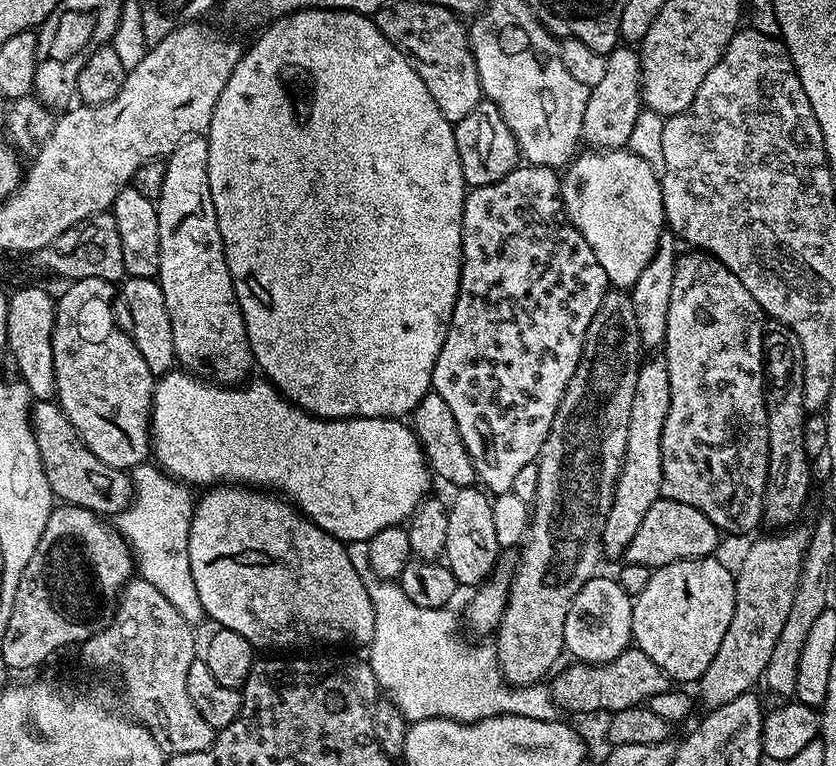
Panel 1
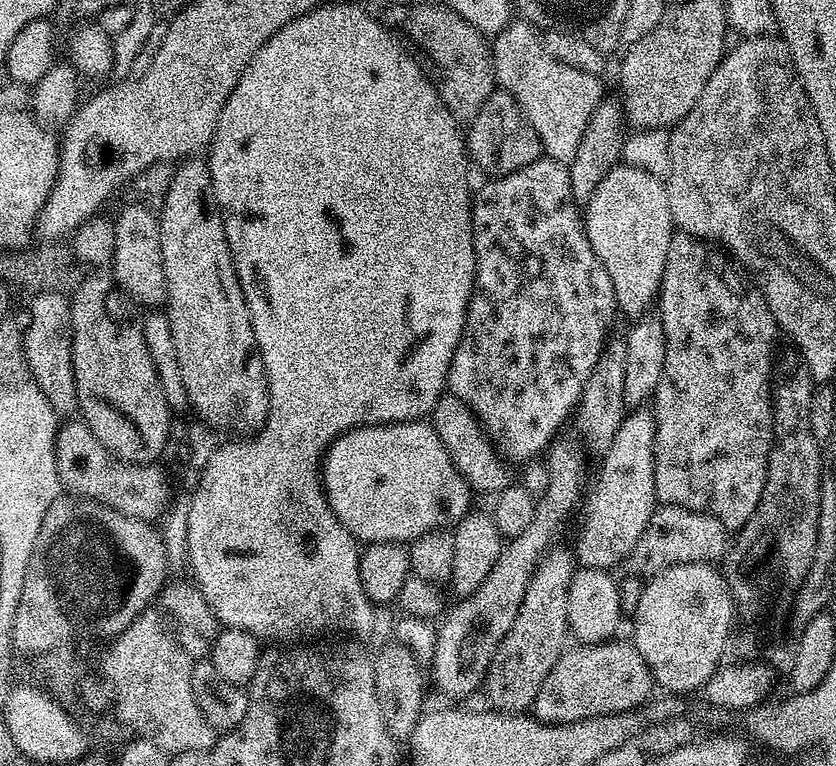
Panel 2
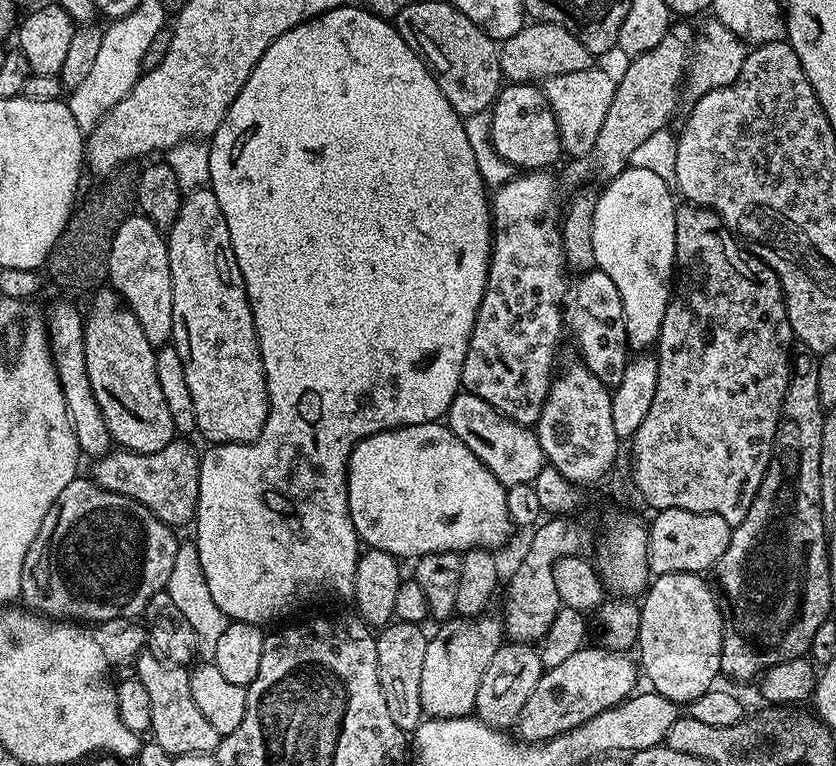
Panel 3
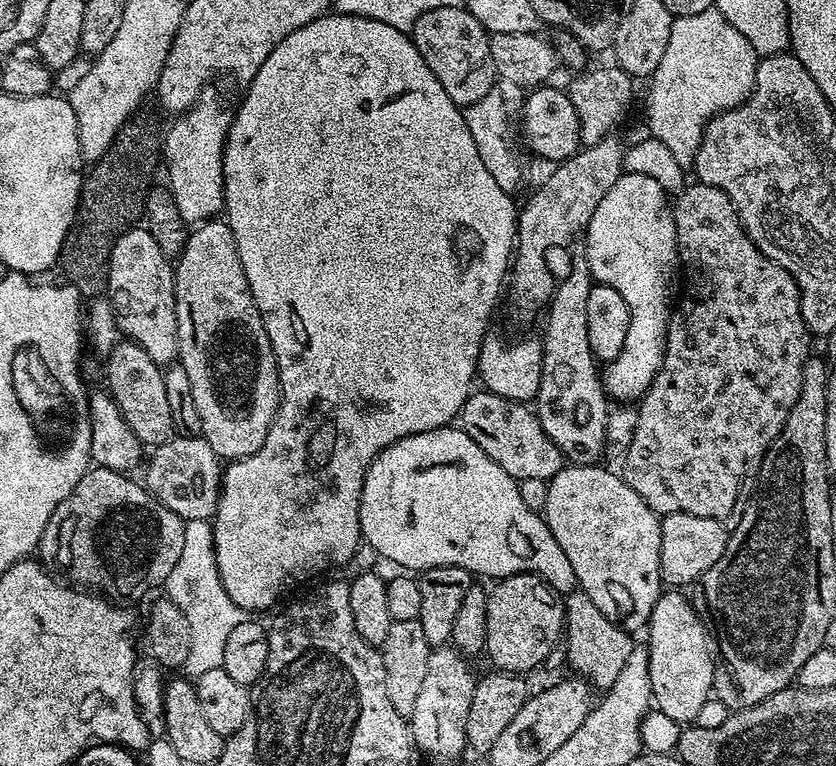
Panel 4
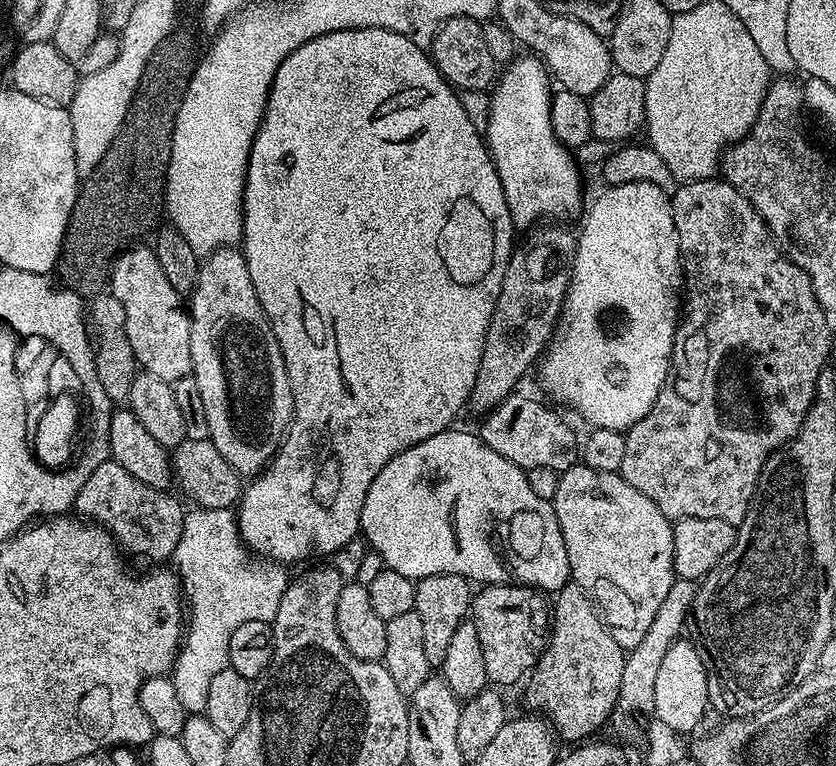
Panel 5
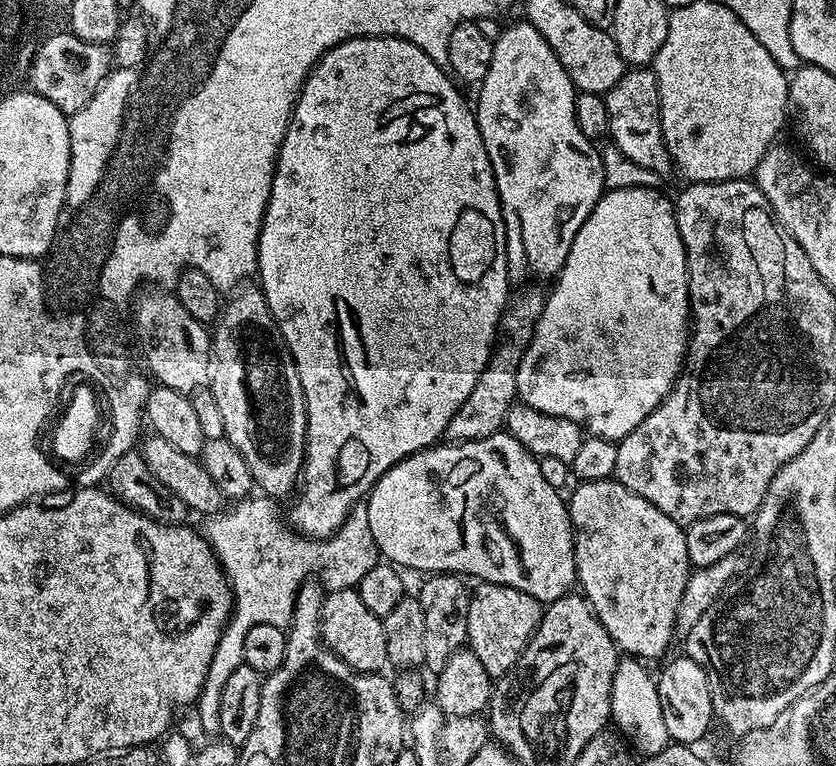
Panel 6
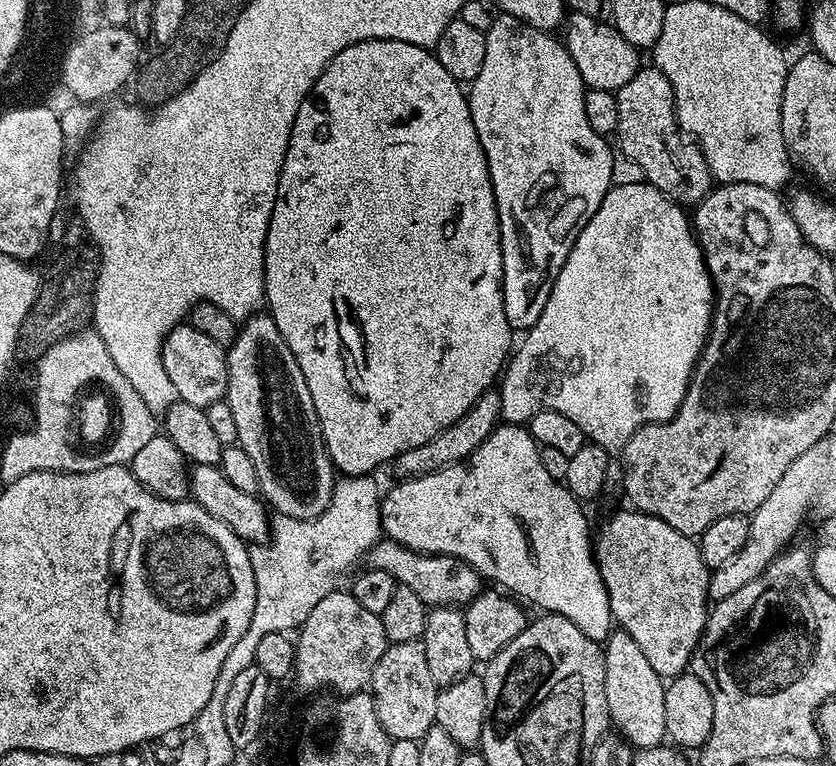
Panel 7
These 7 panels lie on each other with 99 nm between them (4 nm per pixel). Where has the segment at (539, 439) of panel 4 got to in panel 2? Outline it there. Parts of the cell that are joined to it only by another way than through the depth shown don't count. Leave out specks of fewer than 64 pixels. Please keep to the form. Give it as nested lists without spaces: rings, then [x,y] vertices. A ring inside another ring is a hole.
[[[451,394],[441,396],[439,402],[432,407],[430,423],[438,438],[442,438],[442,446],[446,446],[450,458],[456,463],[457,470],[477,493],[495,494],[506,490],[514,483],[514,476],[508,469],[511,467],[496,451],[488,438],[488,433],[484,431],[480,420],[473,414],[471,408],[466,406],[466,402]]]

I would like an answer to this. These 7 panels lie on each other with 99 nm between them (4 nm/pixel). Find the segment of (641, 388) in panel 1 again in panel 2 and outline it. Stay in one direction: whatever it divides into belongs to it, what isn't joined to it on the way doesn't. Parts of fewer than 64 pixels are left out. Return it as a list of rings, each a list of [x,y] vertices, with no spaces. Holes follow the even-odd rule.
[[[651,407],[633,408],[625,415],[623,422],[618,426],[618,430],[614,434],[614,438],[608,441],[604,452],[604,465],[600,468],[600,473],[595,473],[594,483],[587,491],[582,500],[582,510],[584,513],[580,516],[580,525],[576,528],[576,548],[574,547],[574,555],[581,565],[585,568],[603,568],[612,570],[615,564],[620,564],[629,559],[634,550],[634,546],[638,546],[638,538],[642,538],[642,530],[646,530],[646,522],[650,522],[650,518],[656,513],[658,501],[656,499],[656,487],[654,486],[654,438],[656,437],[656,414]]]

